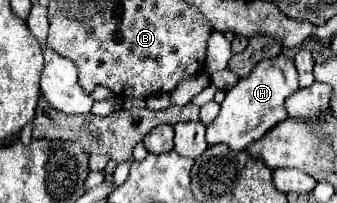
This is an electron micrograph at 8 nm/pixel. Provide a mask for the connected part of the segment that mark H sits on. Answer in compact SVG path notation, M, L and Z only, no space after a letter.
M277 55L273 59L259 61L245 79L239 79L239 83L227 91L217 119L207 125L207 143L225 143L233 151L243 151L249 143L261 139L271 127L287 119L285 99L297 89L297 69L289 57Z

